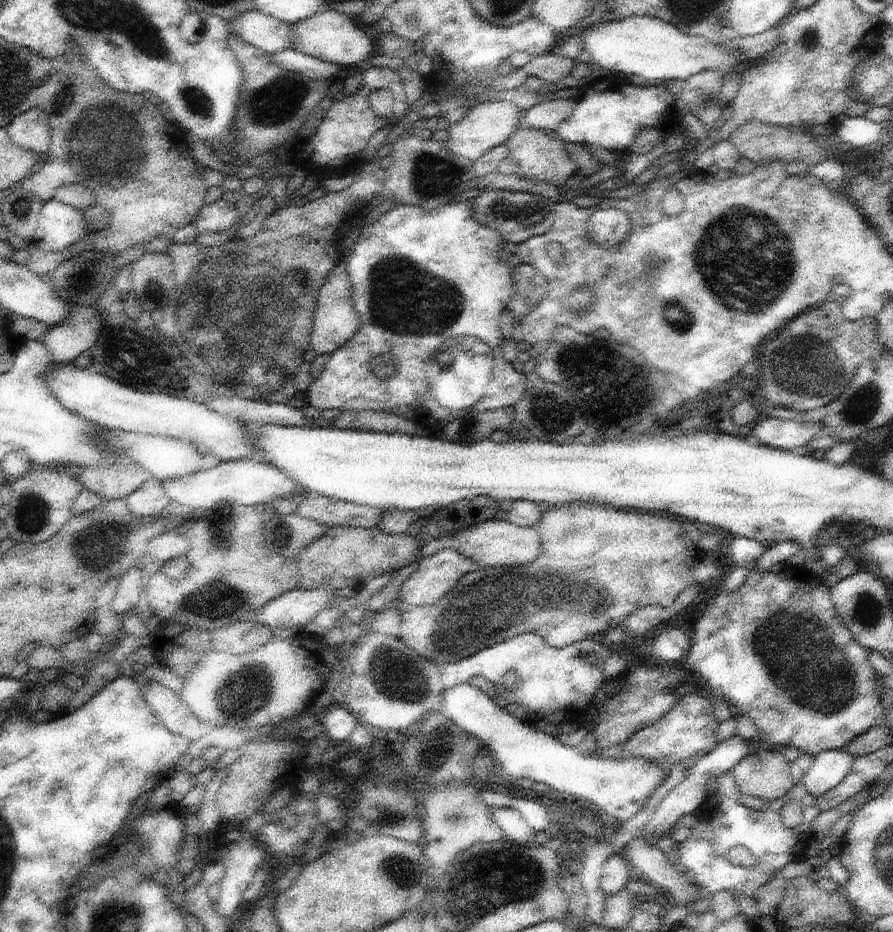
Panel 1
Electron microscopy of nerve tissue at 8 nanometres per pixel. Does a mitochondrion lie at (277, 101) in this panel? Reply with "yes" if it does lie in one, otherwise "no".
yes

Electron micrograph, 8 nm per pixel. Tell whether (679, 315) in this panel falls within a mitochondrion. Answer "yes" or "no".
yes

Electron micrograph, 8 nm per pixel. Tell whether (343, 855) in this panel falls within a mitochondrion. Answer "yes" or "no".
no

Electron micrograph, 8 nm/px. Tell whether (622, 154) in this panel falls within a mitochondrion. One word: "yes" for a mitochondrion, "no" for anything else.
no

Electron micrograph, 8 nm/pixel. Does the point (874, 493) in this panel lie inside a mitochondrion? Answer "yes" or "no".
no

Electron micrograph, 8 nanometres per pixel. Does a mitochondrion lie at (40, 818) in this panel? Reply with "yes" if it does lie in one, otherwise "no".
no

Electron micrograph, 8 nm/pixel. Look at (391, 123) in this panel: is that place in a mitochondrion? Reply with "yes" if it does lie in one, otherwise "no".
no

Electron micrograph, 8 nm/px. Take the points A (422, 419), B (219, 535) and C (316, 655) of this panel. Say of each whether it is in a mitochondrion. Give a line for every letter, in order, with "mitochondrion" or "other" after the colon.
A: other
B: mitochondrion
C: other

